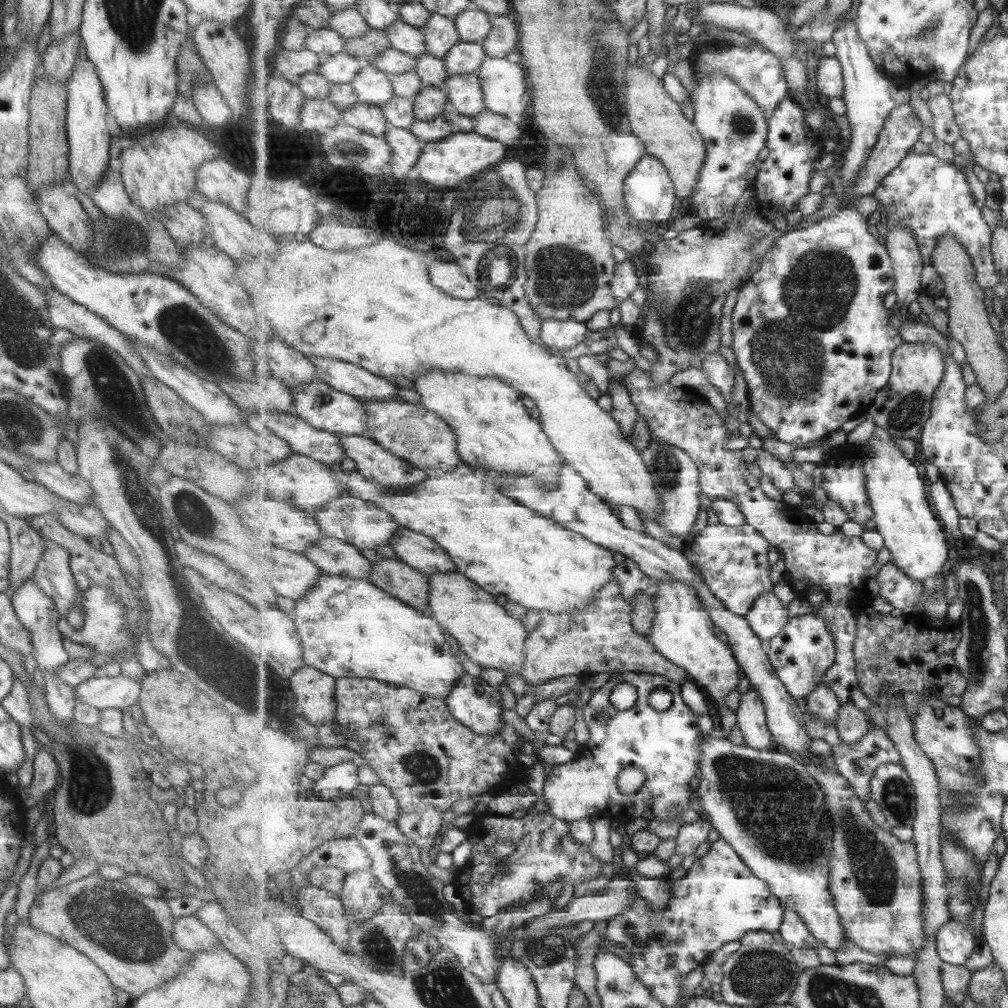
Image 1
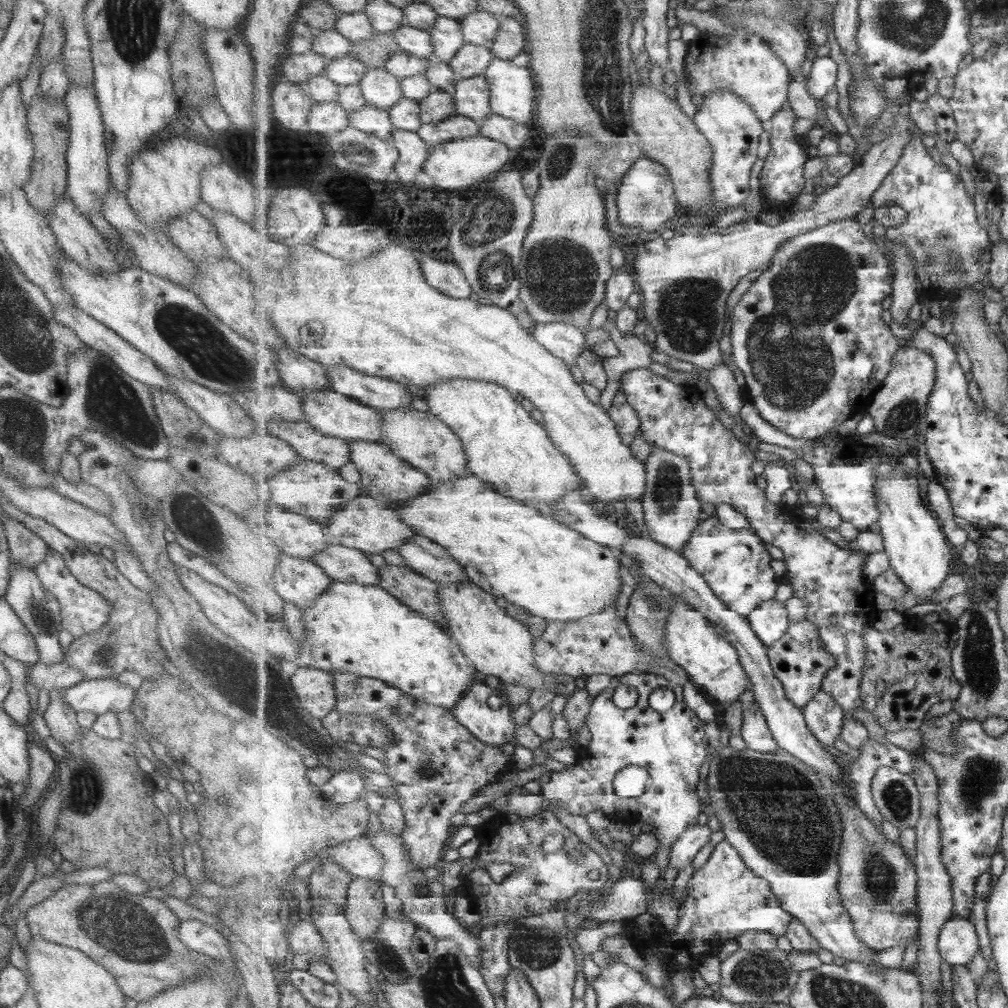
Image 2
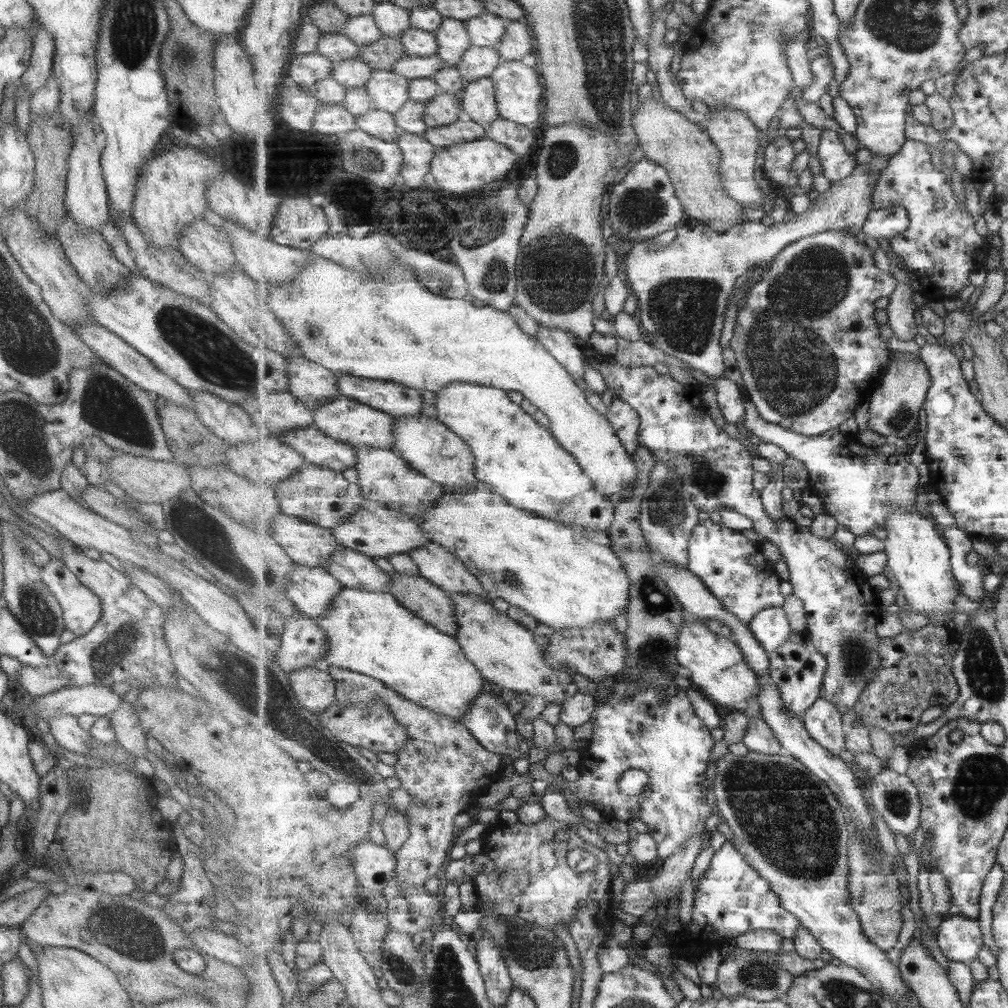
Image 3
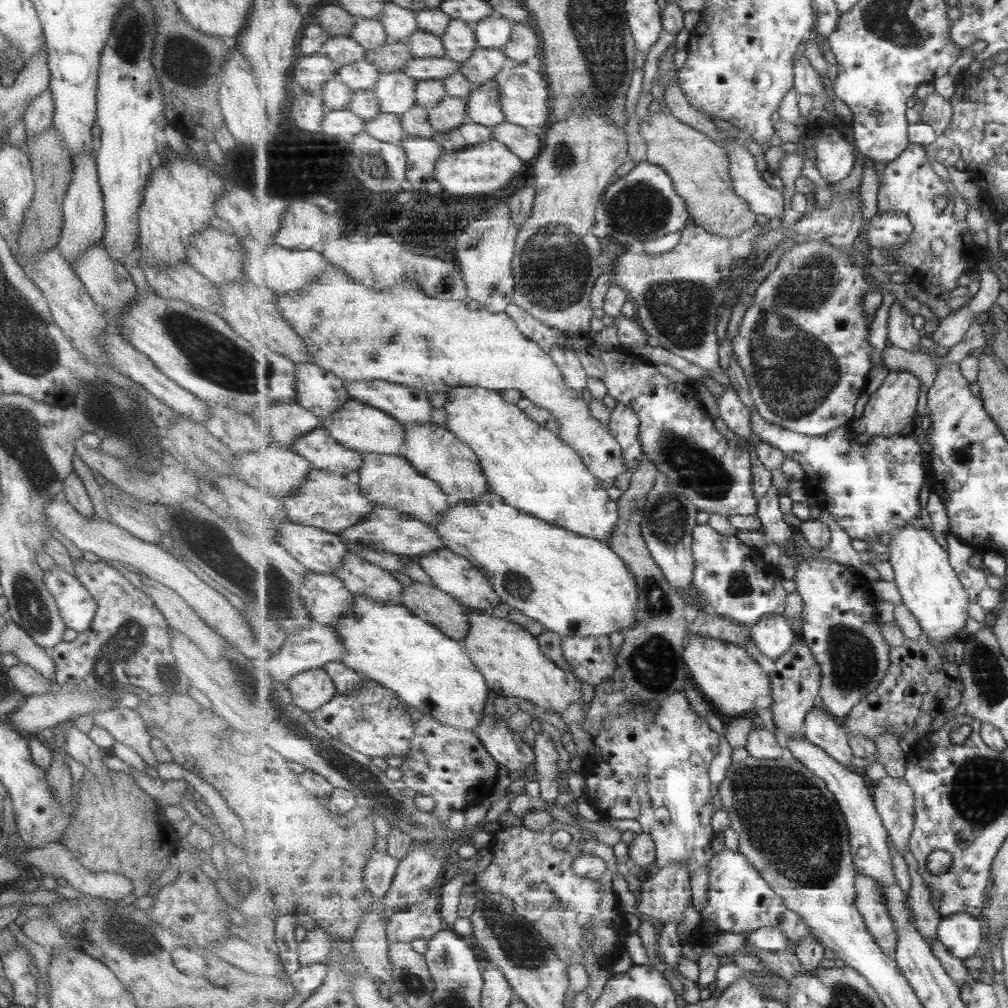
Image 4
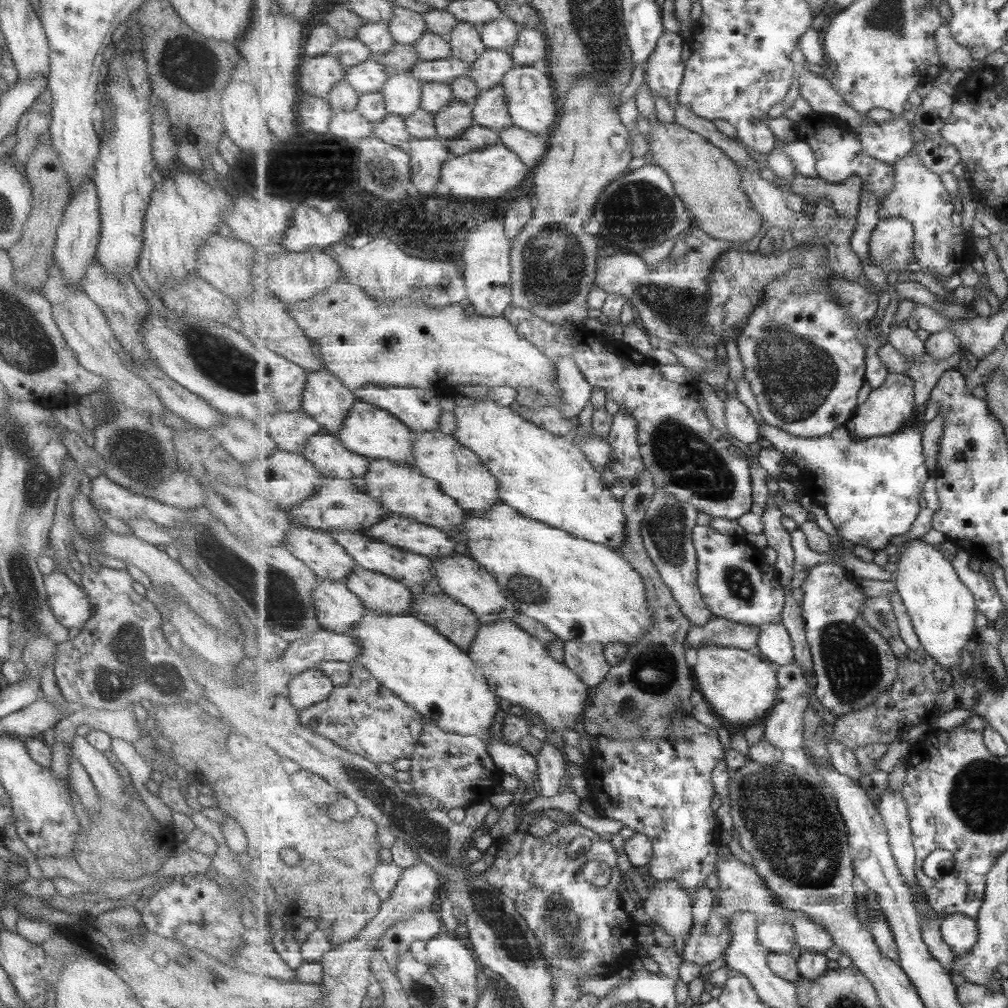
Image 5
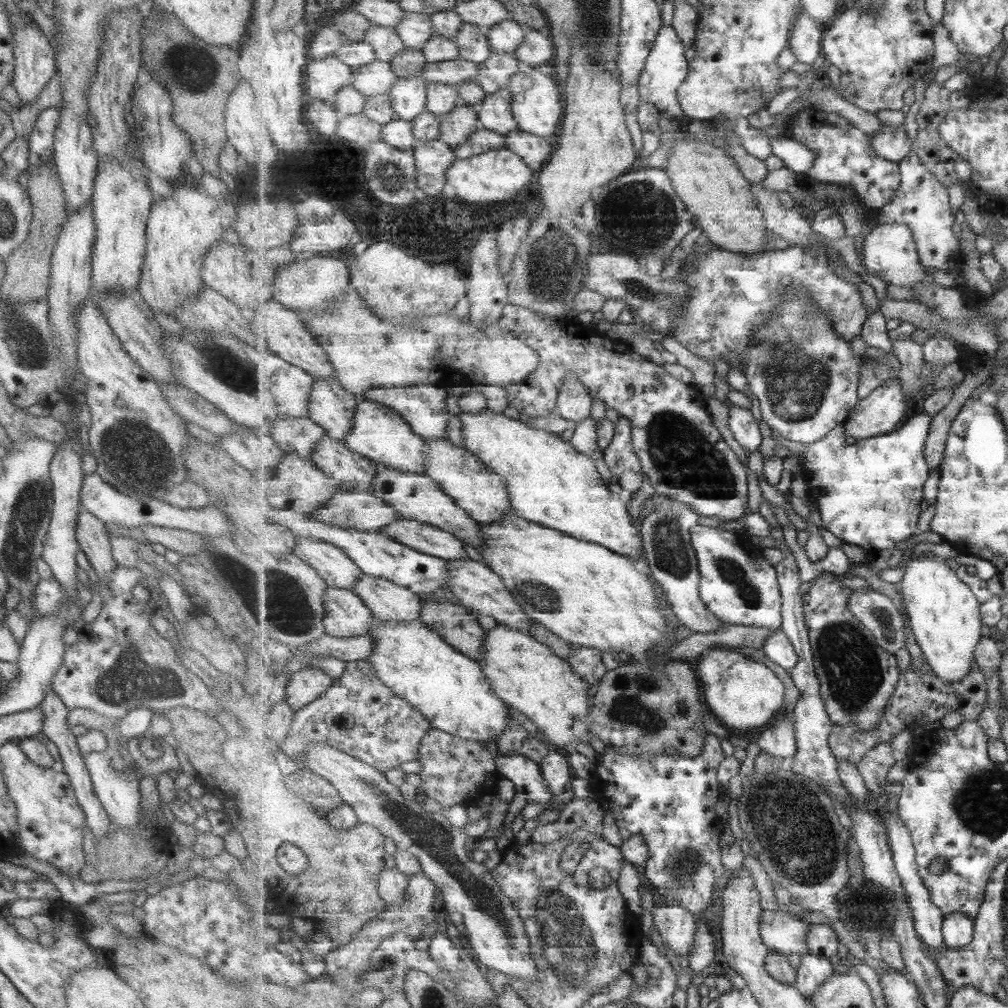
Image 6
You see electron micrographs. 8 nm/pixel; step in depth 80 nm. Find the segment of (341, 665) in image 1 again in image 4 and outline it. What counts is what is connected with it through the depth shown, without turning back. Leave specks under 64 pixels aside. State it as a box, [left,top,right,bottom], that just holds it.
[333,595,493,732]

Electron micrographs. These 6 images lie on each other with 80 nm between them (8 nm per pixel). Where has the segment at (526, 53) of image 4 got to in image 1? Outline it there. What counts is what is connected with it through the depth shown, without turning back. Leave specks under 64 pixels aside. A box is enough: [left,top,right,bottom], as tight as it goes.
[482,15,520,59]

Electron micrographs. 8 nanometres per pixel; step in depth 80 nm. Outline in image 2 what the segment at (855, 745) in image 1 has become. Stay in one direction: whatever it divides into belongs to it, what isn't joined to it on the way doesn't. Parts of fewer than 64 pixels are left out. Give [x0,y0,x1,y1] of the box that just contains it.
[847,738,913,828]

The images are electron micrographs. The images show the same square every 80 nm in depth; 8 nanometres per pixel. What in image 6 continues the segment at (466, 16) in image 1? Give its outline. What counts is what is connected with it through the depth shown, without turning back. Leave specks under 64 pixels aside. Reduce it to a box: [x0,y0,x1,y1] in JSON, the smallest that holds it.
[488,15,526,54]

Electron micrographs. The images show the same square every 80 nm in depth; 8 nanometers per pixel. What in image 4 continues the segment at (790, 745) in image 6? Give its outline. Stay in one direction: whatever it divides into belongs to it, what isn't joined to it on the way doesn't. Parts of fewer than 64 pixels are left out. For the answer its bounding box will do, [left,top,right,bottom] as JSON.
[770,640,823,744]

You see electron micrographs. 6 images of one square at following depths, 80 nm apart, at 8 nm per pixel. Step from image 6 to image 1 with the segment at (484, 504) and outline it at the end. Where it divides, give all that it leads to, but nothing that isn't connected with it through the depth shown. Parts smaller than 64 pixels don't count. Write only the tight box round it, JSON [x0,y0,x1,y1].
[363,399,464,476]

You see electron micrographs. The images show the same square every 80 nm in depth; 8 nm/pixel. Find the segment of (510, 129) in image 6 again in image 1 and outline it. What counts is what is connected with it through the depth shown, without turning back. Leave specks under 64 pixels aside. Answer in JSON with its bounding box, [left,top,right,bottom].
[446,72,486,118]

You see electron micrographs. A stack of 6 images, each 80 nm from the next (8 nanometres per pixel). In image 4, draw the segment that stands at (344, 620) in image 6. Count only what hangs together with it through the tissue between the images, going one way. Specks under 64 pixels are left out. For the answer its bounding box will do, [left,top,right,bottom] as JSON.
[300,570,356,627]

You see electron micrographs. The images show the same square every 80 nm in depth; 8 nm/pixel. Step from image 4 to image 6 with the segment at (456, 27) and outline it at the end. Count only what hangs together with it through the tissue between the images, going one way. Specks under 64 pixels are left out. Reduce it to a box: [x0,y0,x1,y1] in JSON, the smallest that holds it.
[455,23,492,65]

